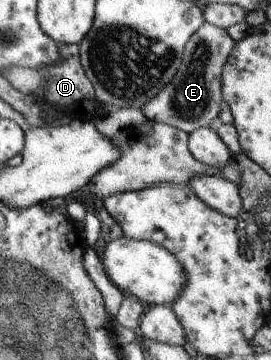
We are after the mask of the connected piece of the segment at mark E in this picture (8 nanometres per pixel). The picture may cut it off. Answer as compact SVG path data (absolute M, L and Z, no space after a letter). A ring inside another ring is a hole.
M204 22L184 44L180 65L171 80L141 107L150 122L171 125L185 134L198 128L210 127L217 120L221 101L219 75L230 50L235 44L225 29Z

